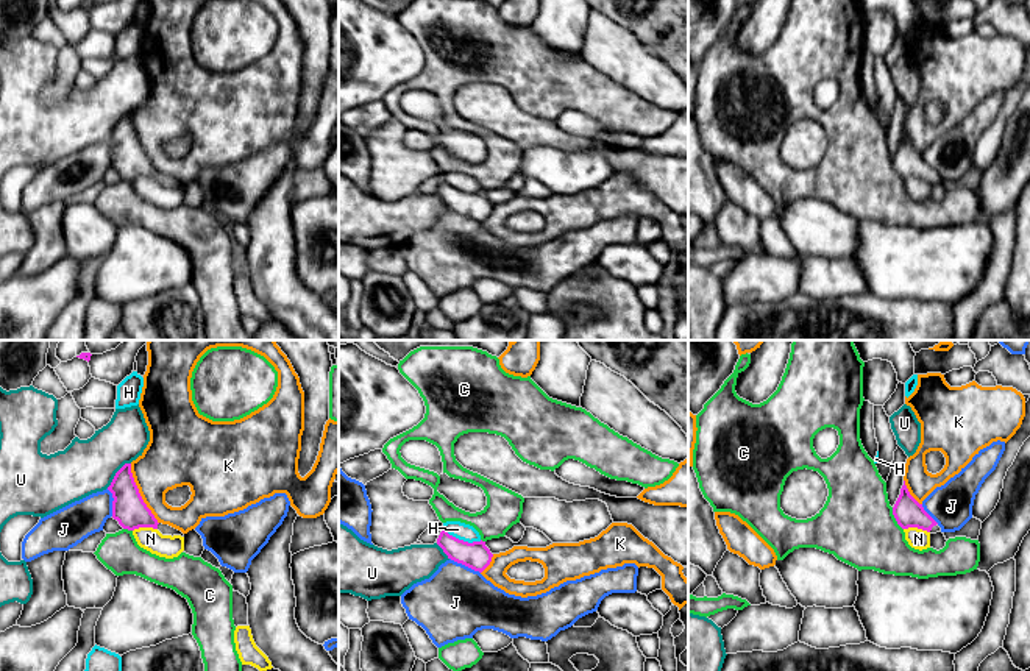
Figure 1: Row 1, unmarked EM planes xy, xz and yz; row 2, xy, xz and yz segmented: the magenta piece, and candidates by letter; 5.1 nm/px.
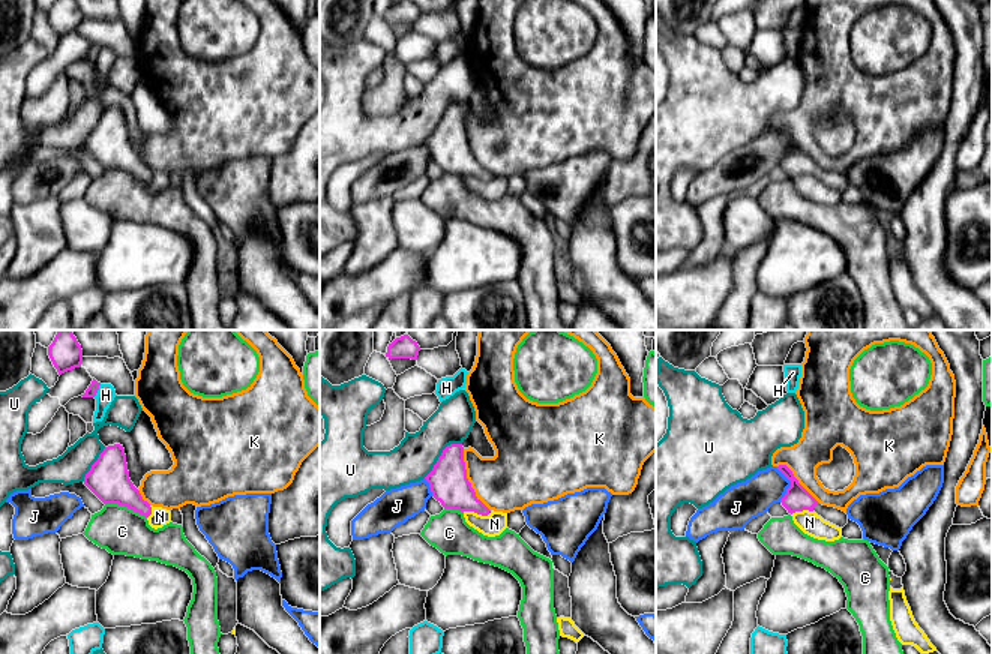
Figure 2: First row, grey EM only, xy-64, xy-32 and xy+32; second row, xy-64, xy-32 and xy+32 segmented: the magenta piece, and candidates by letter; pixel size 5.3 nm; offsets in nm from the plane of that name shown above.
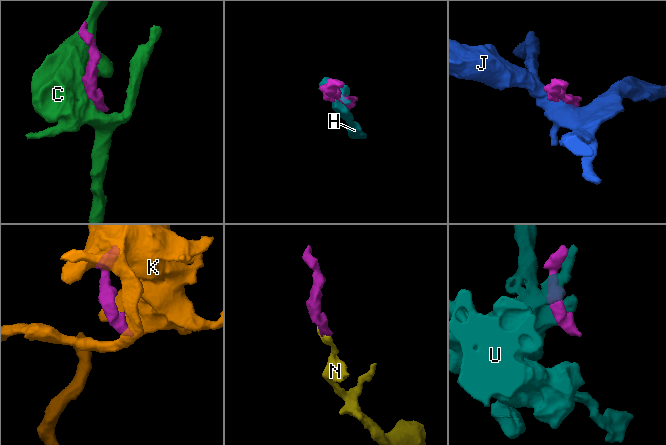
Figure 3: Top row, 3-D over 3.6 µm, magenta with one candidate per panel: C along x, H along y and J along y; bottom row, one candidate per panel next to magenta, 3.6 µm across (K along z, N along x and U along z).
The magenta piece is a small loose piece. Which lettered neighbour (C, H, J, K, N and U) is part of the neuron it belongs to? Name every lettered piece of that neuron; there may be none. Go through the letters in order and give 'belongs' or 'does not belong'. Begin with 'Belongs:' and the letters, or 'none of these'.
Belongs: none of these
C: does not belong
H: does not belong
J: does not belong
K: does not belong
N: does not belong
U: does not belong

